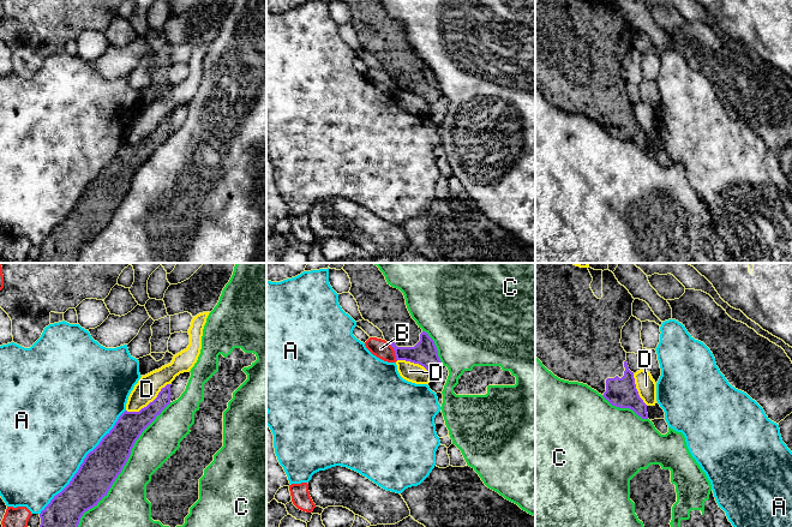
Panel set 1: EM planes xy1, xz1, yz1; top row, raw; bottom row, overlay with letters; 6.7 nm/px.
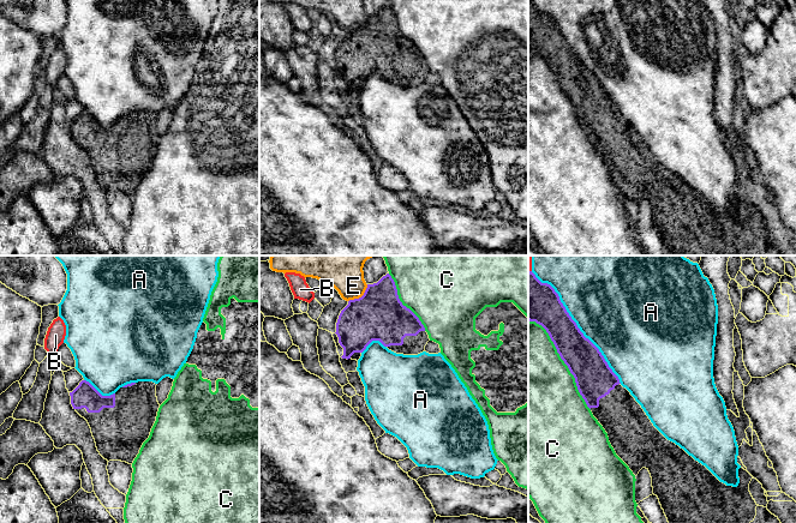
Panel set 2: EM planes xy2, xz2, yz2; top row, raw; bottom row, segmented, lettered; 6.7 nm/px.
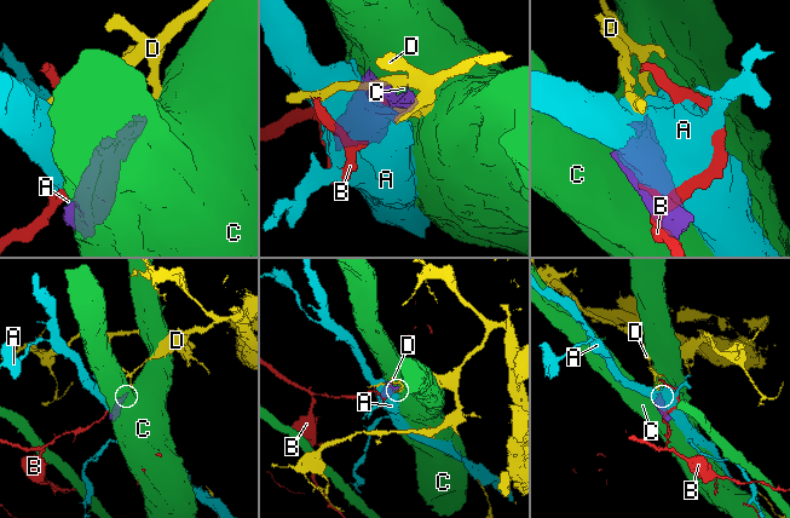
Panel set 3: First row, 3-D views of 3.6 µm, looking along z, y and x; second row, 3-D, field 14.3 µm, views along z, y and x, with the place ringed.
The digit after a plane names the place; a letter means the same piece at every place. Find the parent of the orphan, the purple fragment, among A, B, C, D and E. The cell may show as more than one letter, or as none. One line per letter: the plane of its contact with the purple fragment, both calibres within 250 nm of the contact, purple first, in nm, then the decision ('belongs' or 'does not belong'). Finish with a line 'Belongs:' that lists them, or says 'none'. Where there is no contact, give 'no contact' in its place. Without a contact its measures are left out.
A: yz2 | 240/500 nm | does not belong
B: xz1 | 170/120 nm | does not belong
C: xy1 | 240/280 nm | does not belong
D: xy1 | 190/160 nm | does not belong
E: xz2 | 340/280 nm | does not belong
Belongs: none

